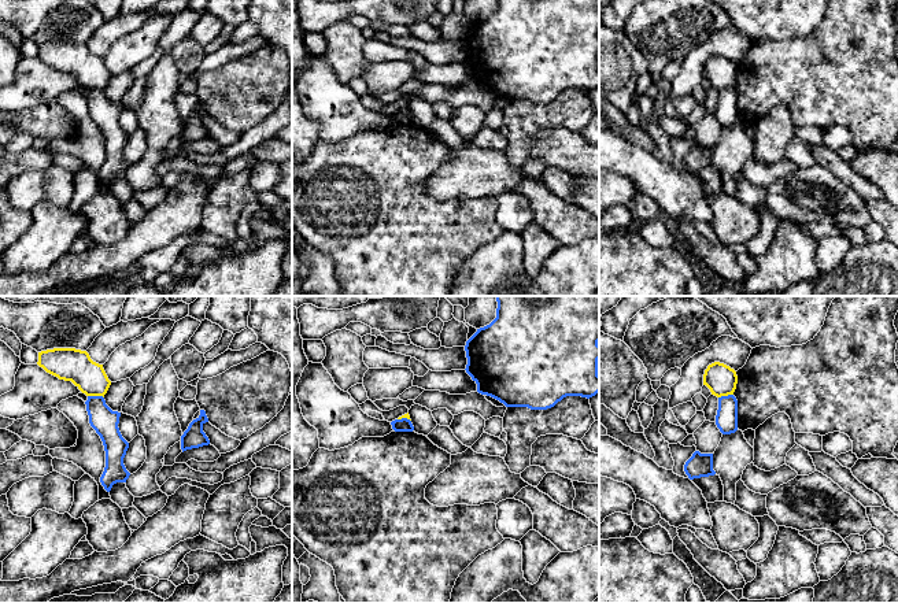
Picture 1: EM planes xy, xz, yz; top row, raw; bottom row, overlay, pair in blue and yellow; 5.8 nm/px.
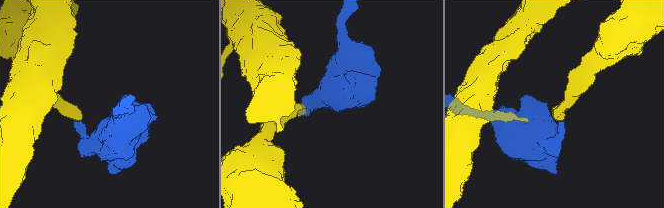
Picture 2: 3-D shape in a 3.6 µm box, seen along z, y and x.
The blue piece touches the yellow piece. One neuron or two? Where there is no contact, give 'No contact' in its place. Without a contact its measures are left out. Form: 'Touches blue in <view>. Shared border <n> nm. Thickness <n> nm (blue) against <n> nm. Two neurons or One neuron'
Touches blue in xy. Shared border 100 nm. Thickness 160 nm (blue) against 190 nm. Two neurons

